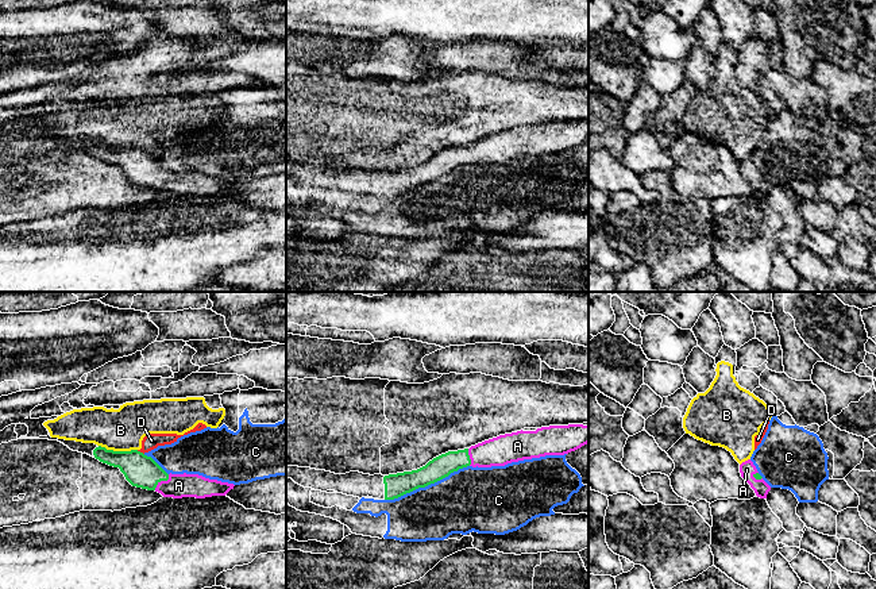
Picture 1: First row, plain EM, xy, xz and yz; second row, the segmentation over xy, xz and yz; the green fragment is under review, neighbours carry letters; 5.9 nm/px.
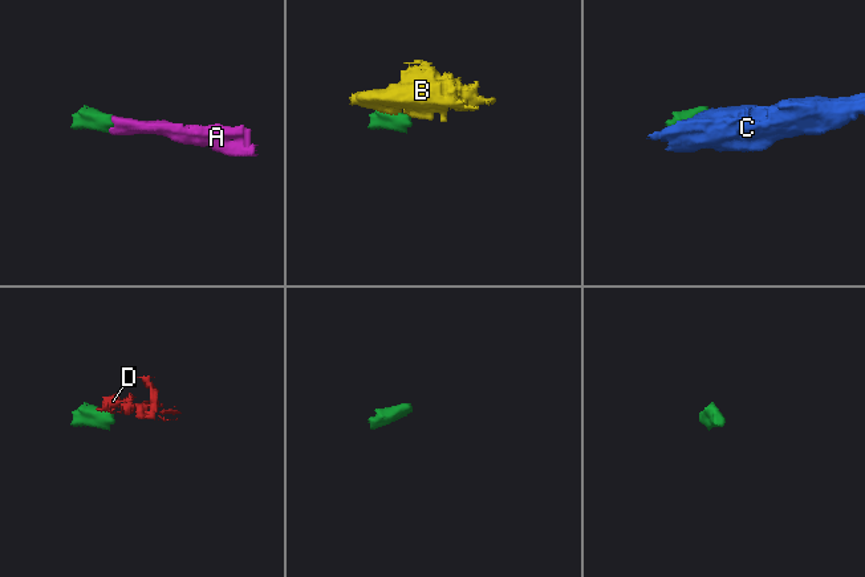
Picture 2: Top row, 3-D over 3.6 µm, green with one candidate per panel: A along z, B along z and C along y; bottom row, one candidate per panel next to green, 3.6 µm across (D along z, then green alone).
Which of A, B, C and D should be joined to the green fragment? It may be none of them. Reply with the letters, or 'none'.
A

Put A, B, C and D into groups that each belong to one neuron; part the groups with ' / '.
A / B D / C

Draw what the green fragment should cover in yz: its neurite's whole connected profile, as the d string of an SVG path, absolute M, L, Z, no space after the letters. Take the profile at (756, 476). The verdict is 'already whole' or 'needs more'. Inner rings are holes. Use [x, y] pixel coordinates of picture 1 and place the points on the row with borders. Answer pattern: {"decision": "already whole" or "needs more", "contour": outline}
{"decision": "needs more", "contour": "M750 459L740 465L740 473L741 473L741 477L755 490L757 497L767 498L767 494L771 490L771 486L763 480L763 477L759 474L756 466Z"}

